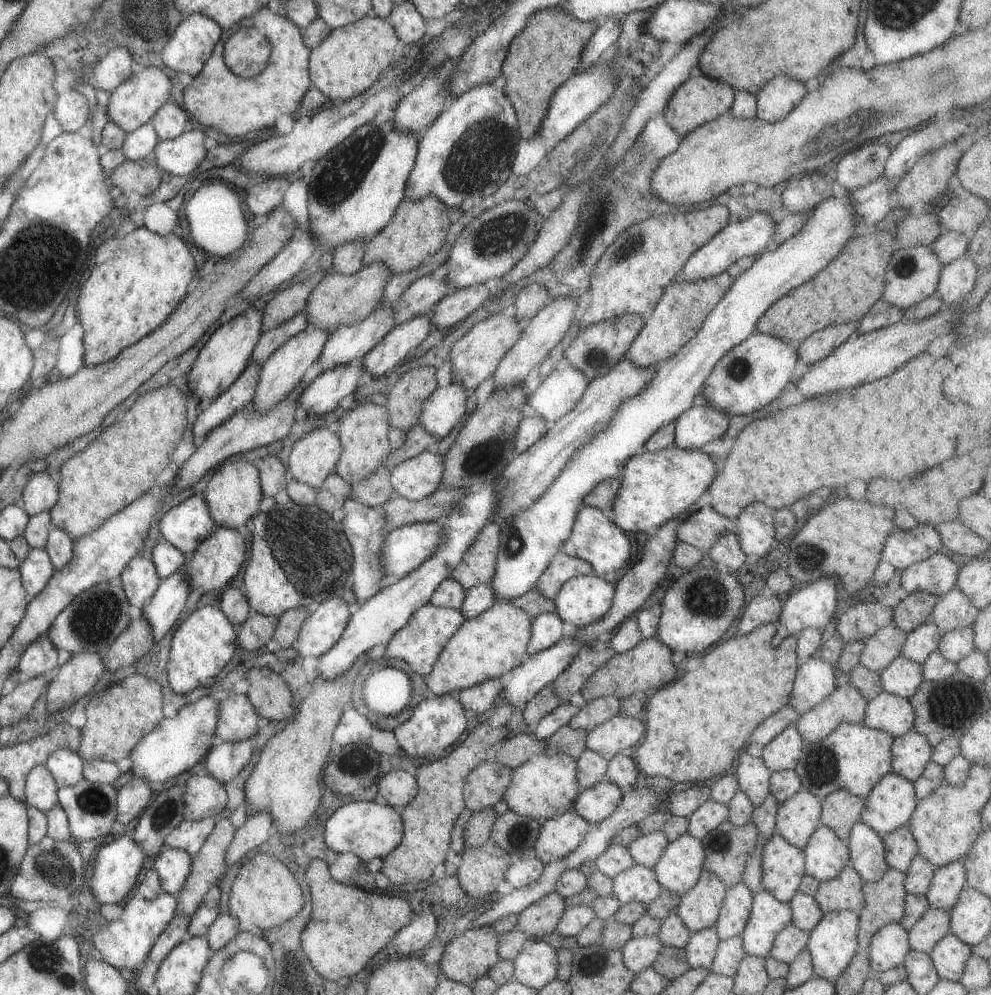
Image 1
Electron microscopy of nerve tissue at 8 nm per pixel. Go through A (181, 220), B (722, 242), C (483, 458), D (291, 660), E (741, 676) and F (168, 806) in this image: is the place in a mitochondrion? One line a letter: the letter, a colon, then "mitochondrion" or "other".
A: other
B: other
C: mitochondrion
D: other
E: other
F: mitochondrion

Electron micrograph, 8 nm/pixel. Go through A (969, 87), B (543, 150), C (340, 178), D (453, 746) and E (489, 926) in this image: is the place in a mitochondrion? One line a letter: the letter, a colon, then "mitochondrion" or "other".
A: other
B: other
C: mitochondrion
D: other
E: other

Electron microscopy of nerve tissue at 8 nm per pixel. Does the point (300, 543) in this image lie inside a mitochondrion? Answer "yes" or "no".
yes

